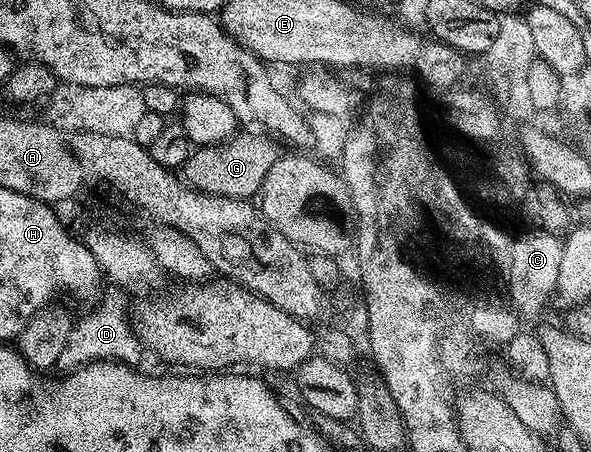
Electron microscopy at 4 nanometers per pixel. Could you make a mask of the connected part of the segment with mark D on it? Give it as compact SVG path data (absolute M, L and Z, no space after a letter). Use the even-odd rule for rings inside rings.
M107 284L99 303L79 322L71 326L68 342L64 345L56 365L57 372L62 375L77 371L89 363L122 362L126 366L139 366L142 354L141 340L134 329L130 311L131 295L127 288Z

